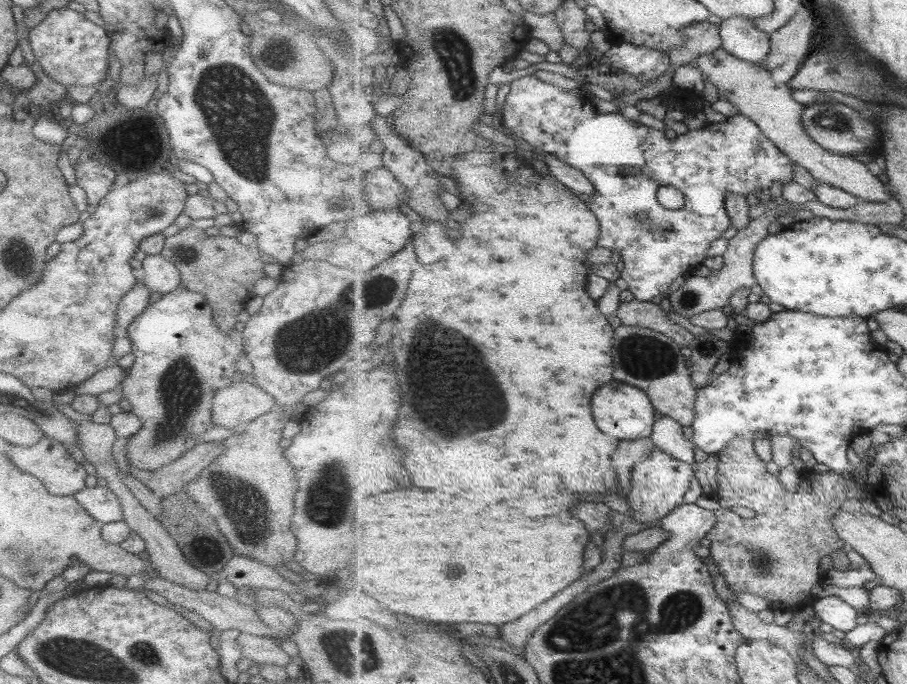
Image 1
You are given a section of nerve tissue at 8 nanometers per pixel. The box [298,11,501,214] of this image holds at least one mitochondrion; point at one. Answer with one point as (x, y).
(455, 53)

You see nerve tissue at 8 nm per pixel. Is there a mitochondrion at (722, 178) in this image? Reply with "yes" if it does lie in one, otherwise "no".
no

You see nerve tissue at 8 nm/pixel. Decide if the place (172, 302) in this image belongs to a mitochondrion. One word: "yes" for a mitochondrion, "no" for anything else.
no

